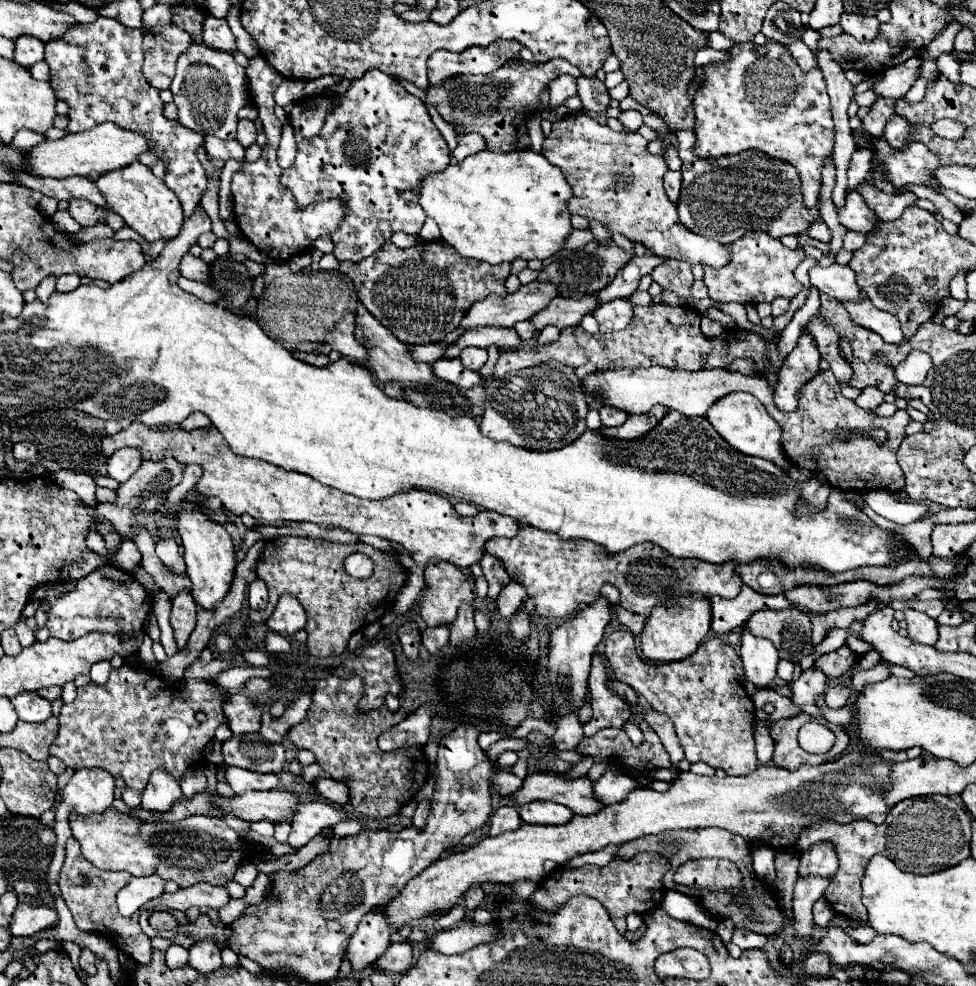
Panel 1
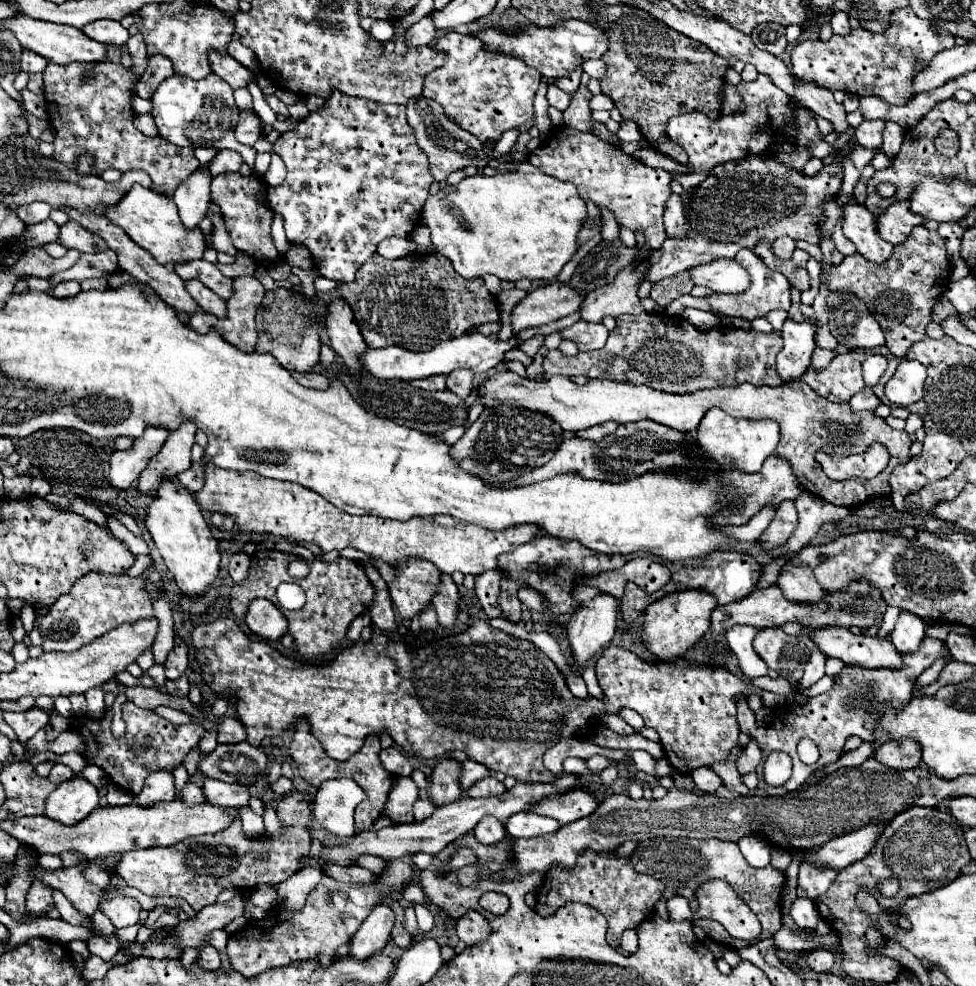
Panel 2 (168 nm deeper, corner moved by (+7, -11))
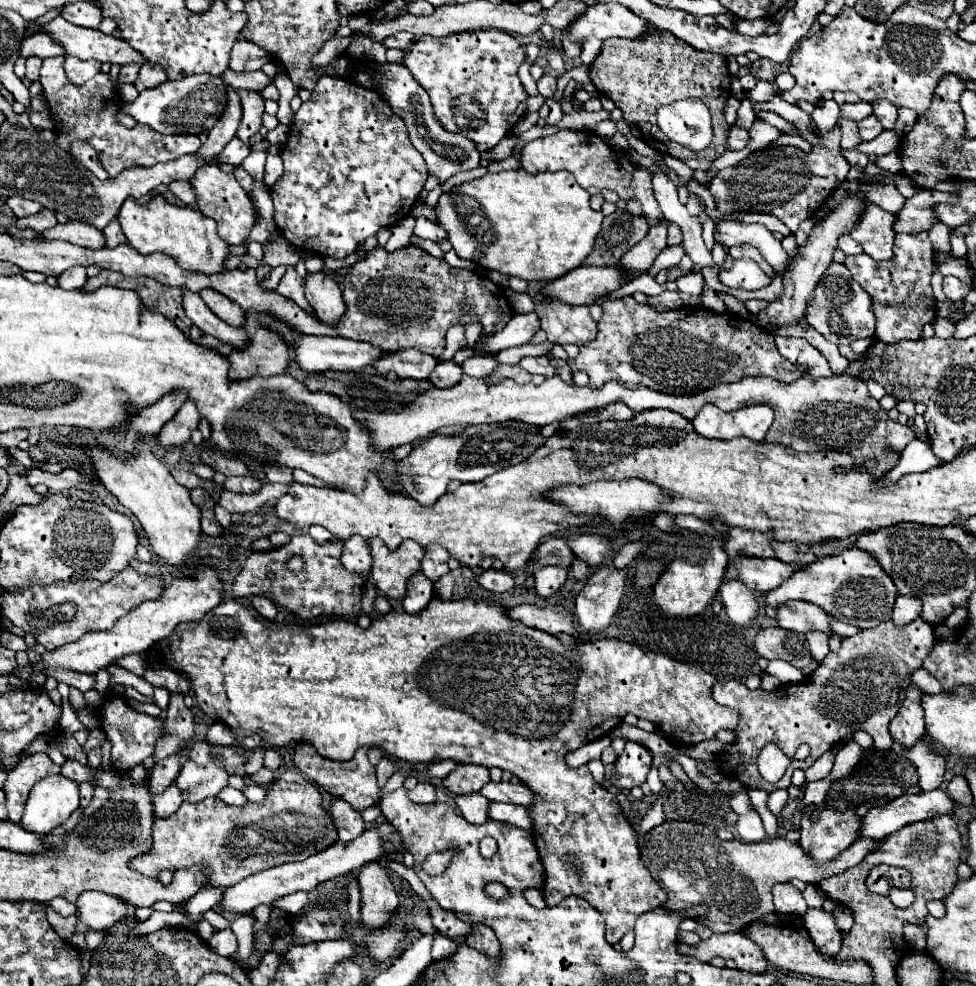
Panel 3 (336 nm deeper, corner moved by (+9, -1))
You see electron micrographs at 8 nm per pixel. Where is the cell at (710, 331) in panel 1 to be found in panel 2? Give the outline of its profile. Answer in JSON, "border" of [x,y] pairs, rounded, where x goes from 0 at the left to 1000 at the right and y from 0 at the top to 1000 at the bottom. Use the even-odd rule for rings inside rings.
{"border":[[[703,313],[699,317],[699,322],[709,328],[711,332],[715,334],[727,334],[727,332],[736,332],[740,328],[738,322],[734,322],[732,317],[725,317],[725,315],[717,315],[717,313]]]}

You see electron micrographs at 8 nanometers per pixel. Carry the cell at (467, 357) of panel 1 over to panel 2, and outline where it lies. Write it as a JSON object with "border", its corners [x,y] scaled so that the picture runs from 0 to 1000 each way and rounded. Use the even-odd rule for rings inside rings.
{"border":[[[469,374],[469,376],[463,376],[459,382],[457,382],[457,390],[463,399],[467,399],[471,405],[477,405],[482,399],[484,399],[484,384],[486,384],[486,378],[484,376],[477,376],[477,374]]]}

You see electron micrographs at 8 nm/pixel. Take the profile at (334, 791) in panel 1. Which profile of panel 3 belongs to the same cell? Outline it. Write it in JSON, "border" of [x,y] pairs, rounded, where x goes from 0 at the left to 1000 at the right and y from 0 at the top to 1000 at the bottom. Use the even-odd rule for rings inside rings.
{"border":[[[342,810],[340,816],[336,818],[336,825],[340,827],[340,831],[342,831],[342,835],[344,835],[344,841],[346,841],[346,849],[348,849],[348,853],[352,853],[352,855],[363,853],[363,851],[369,849],[369,845],[373,845],[373,841],[375,841],[375,835],[373,835],[373,831],[369,829],[369,825],[363,823],[361,816],[357,816],[357,814],[350,812],[350,810]]]}

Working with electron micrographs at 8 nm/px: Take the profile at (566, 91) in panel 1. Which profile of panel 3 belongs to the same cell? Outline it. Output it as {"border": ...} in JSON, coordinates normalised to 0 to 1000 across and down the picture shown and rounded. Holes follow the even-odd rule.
{"border":[[[557,74],[557,76],[549,82],[549,86],[551,86],[551,94],[561,100],[561,98],[566,98],[568,92],[570,92],[570,78],[564,76],[564,74]]]}

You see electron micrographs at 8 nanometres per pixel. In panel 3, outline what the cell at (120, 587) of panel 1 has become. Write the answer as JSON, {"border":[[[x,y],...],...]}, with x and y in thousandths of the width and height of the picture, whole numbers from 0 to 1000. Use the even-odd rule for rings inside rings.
{"border":[[[129,575],[123,579],[115,589],[102,591],[102,589],[59,589],[47,595],[25,595],[18,601],[4,601],[2,622],[25,642],[31,642],[37,646],[41,654],[47,656],[47,660],[55,660],[68,652],[80,650],[86,642],[92,640],[111,640],[117,636],[117,632],[127,626],[133,618],[141,616],[143,612],[152,608],[164,605],[168,593],[160,585],[145,587],[137,577]]]}

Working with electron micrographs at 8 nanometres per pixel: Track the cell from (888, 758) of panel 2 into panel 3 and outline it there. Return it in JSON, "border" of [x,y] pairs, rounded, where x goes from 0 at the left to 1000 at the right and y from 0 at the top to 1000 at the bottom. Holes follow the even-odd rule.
{"border":[[[934,693],[928,701],[928,709],[922,715],[920,725],[912,733],[914,749],[922,752],[926,758],[934,758],[949,743],[947,719],[945,719],[945,713],[943,713],[943,705],[947,705],[947,701],[941,695]]]}

